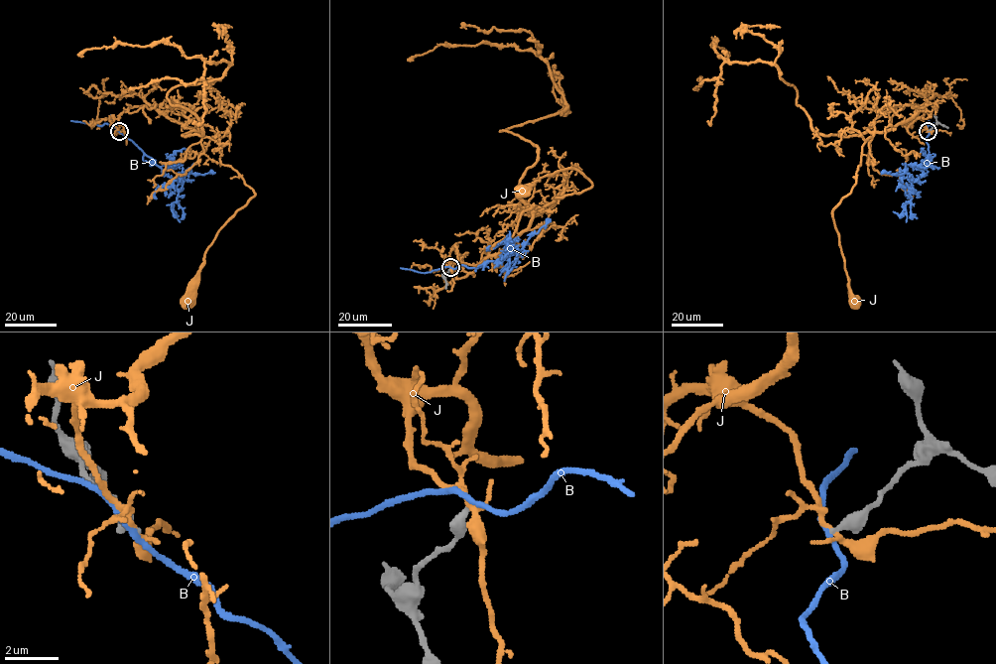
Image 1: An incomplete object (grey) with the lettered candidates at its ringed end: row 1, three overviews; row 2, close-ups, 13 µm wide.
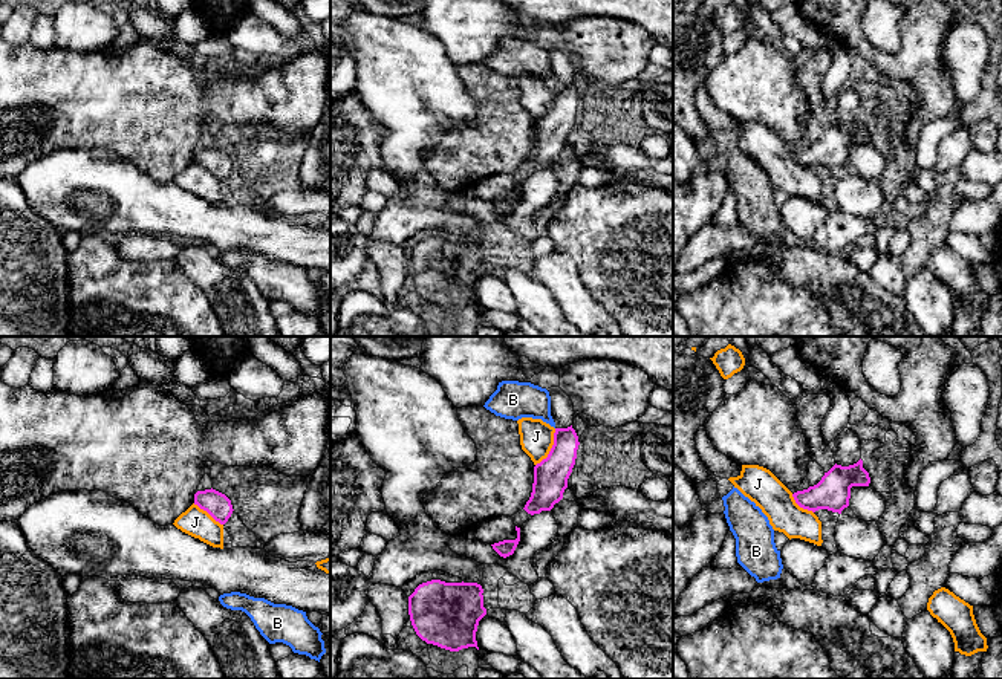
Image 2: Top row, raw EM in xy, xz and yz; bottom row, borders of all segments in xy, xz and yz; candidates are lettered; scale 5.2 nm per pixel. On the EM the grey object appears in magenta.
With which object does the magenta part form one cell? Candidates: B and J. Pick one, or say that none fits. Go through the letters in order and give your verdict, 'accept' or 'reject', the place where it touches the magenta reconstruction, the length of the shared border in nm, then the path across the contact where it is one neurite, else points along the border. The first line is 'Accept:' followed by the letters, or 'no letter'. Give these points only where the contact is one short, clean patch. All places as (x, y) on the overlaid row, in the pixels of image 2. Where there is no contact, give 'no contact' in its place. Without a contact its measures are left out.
Accept: no letter
B: reject; no contact
J: reject; contact xz (551, 448); length 220 nm; border xz (556, 428), (549, 453), (536, 465)

